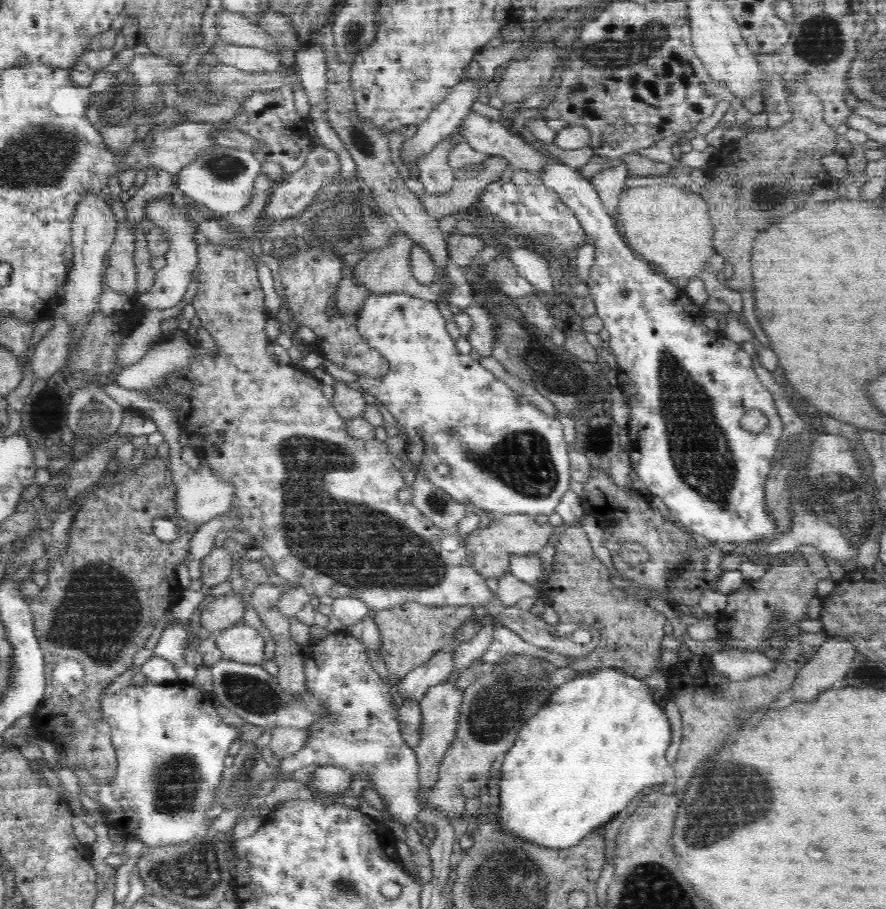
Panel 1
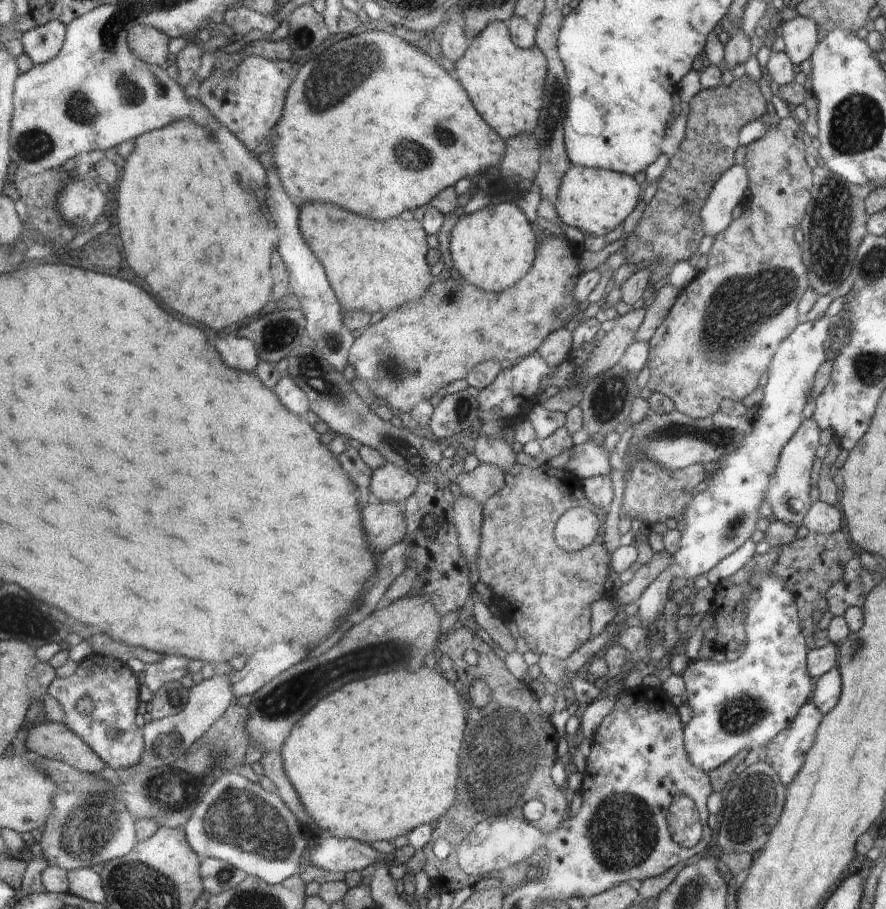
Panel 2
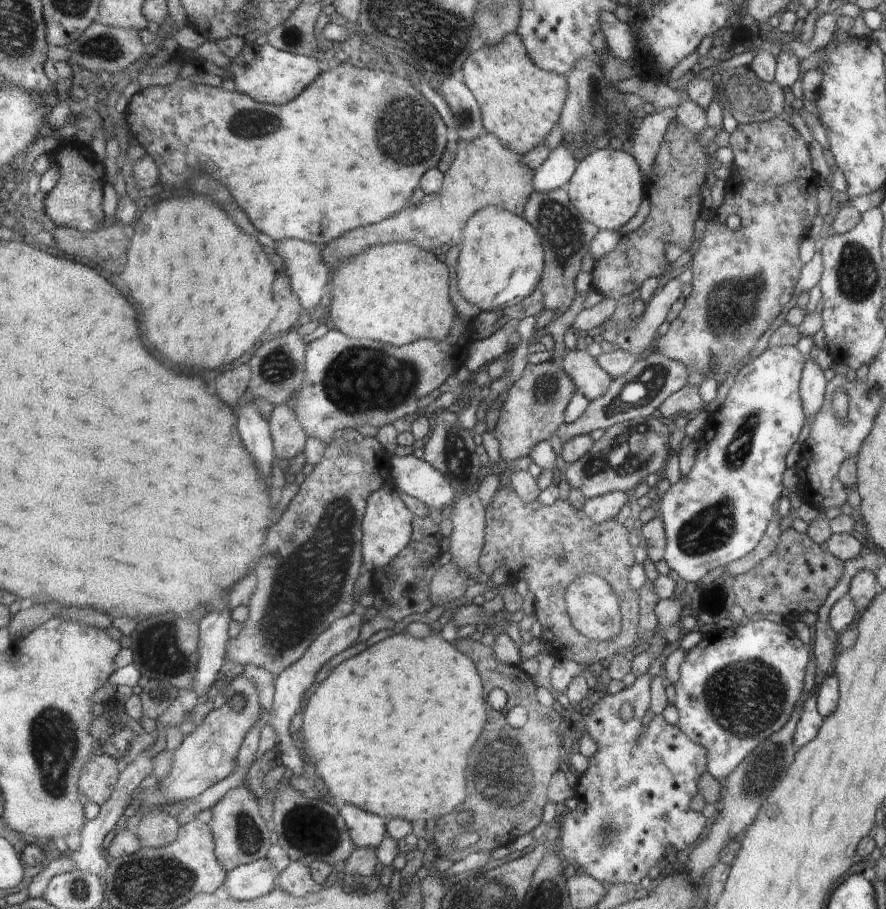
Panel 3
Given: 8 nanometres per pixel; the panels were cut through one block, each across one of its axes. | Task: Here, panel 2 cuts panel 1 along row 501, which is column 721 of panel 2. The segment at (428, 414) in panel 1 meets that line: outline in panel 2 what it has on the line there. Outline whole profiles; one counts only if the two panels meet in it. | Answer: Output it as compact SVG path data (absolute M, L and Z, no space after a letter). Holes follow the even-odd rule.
M826 316L816 321L804 321L795 329L780 344L776 356L771 361L768 368L768 382L764 386L764 398L758 404L754 418L749 417L749 422L752 424L751 434L746 436L741 444L733 451L729 452L720 460L719 469L709 476L705 487L696 493L696 498L692 500L692 504L687 508L687 515L684 516L684 532L681 534L678 550L672 554L672 566L666 568L660 576L640 596L638 600L639 613L642 618L640 627L646 630L648 637L655 631L656 625L662 622L664 615L664 607L670 604L668 591L670 582L674 578L684 578L691 583L700 575L706 575L709 570L712 570L722 558L730 556L732 552L736 552L756 530L756 524L760 520L760 506L766 499L768 487L771 484L771 479L774 478L775 472L778 470L779 458L786 447L788 440L792 438L794 432L800 427L803 422L802 413L804 406L809 401L812 386L814 385L815 375L818 368L825 362L825 354L828 352L826 340L828 331L832 328L832 319Z

